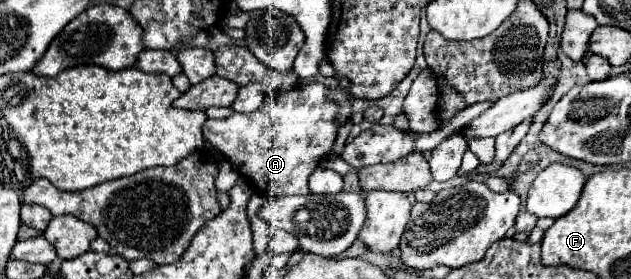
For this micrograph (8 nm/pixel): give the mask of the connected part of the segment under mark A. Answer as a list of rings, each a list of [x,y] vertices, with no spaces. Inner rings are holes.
[[[324,84],[298,86],[290,92],[268,94],[254,112],[234,112],[226,120],[206,120],[204,138],[220,150],[240,174],[252,178],[264,194],[306,196],[308,176],[320,166],[322,158],[334,152],[338,110],[340,106],[328,98]]]

